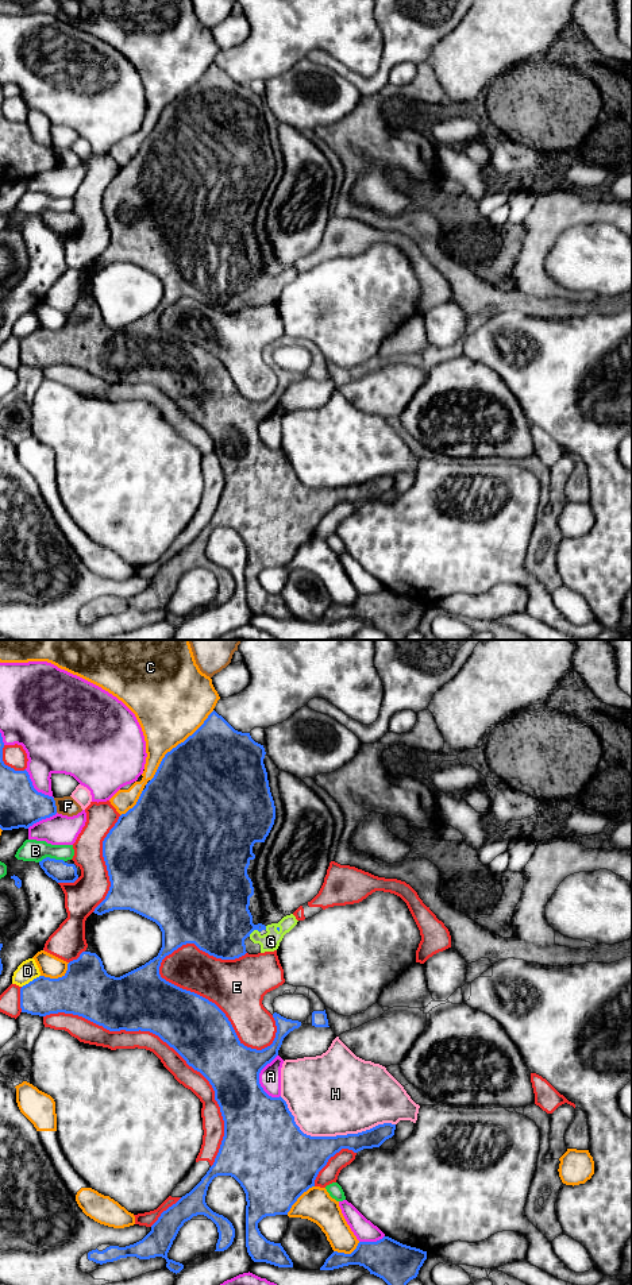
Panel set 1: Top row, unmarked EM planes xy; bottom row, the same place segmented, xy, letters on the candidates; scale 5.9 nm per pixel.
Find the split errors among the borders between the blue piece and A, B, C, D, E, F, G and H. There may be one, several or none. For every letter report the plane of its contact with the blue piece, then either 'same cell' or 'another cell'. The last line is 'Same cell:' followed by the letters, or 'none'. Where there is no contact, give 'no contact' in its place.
A: xy | another cell
B: xy | another cell
C: xy | another cell
D: xy | another cell
E: xy | another cell
F: xy | another cell
G: xy | same cell
H: xy | another cell
Same cell: G

